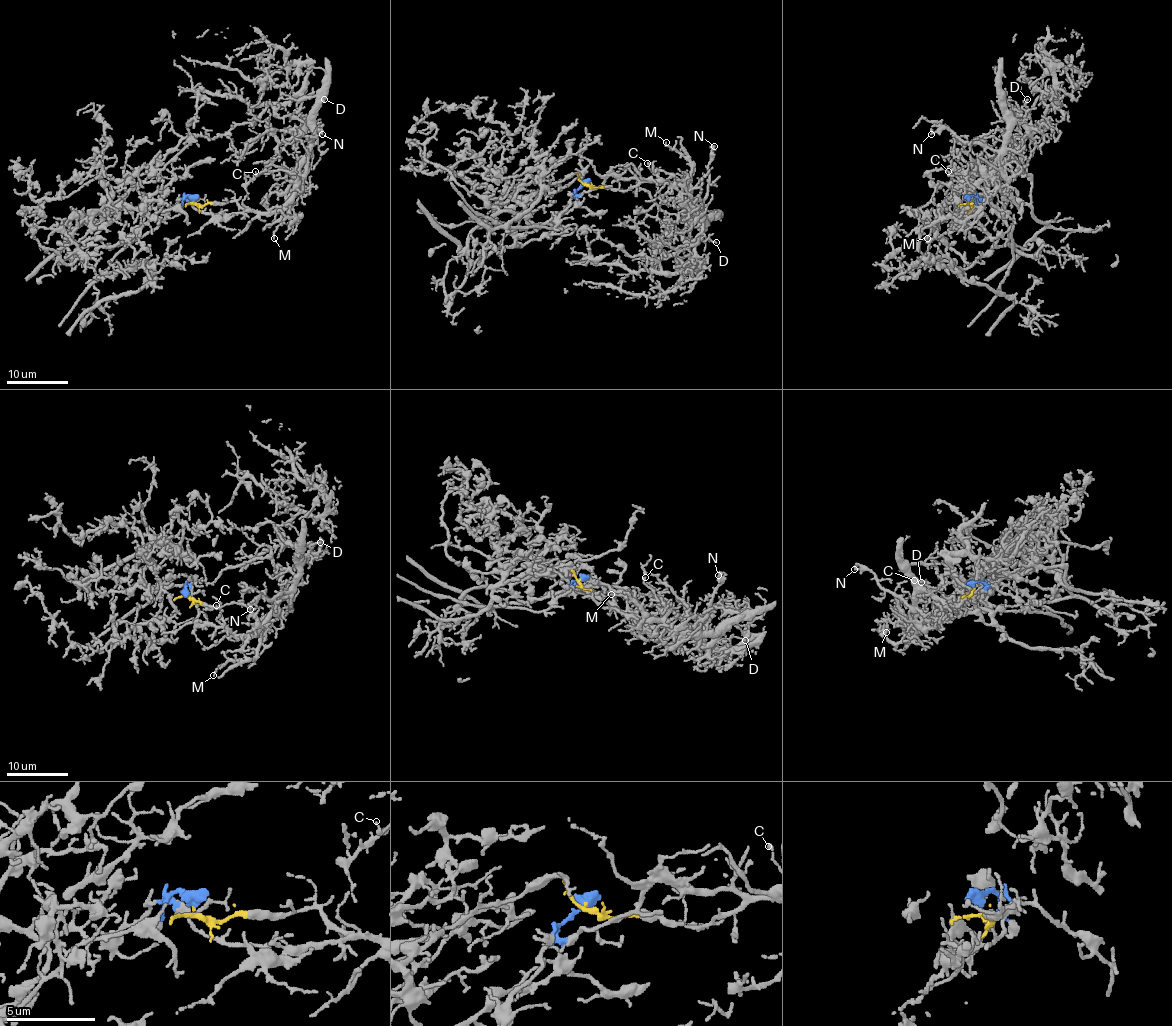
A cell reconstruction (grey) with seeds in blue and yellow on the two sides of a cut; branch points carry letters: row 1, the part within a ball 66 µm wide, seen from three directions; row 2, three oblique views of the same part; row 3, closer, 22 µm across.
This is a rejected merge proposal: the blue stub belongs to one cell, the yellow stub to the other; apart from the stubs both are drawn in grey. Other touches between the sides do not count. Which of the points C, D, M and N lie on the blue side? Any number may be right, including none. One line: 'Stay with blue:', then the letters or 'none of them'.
Stay with blue: none of them

